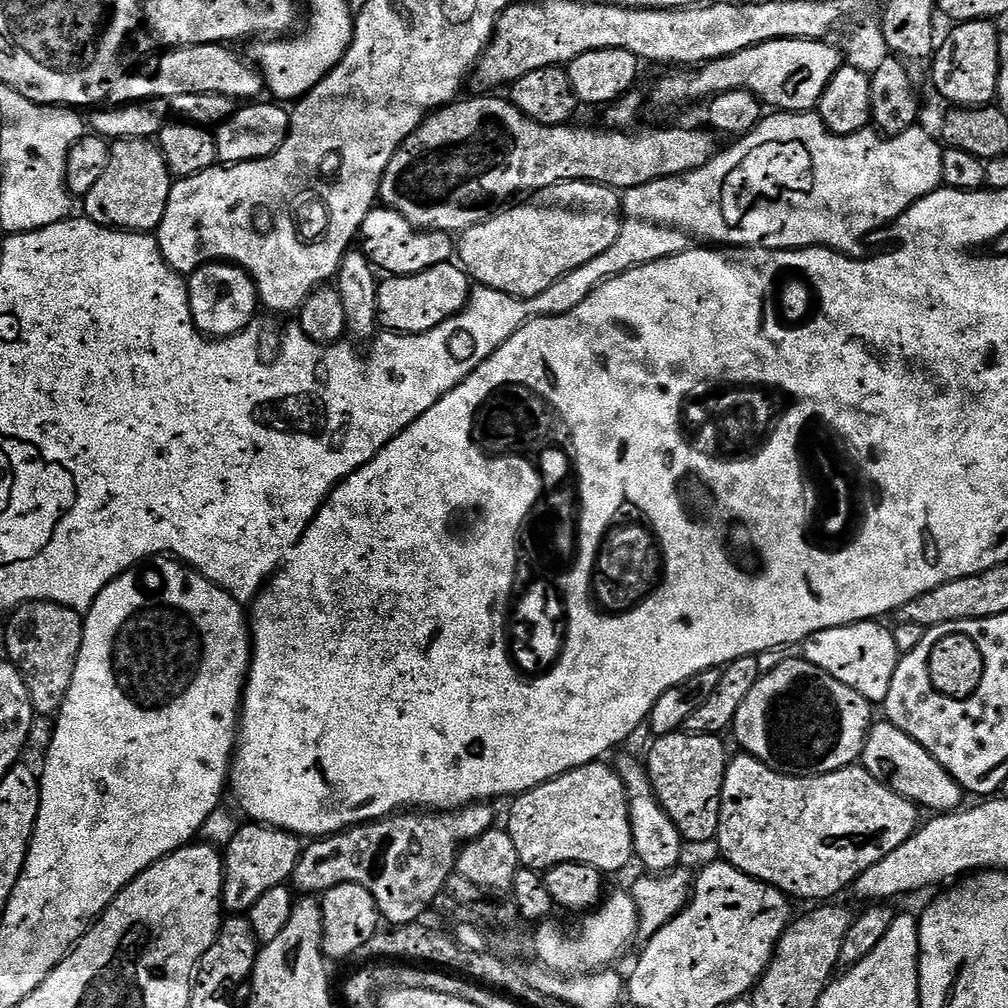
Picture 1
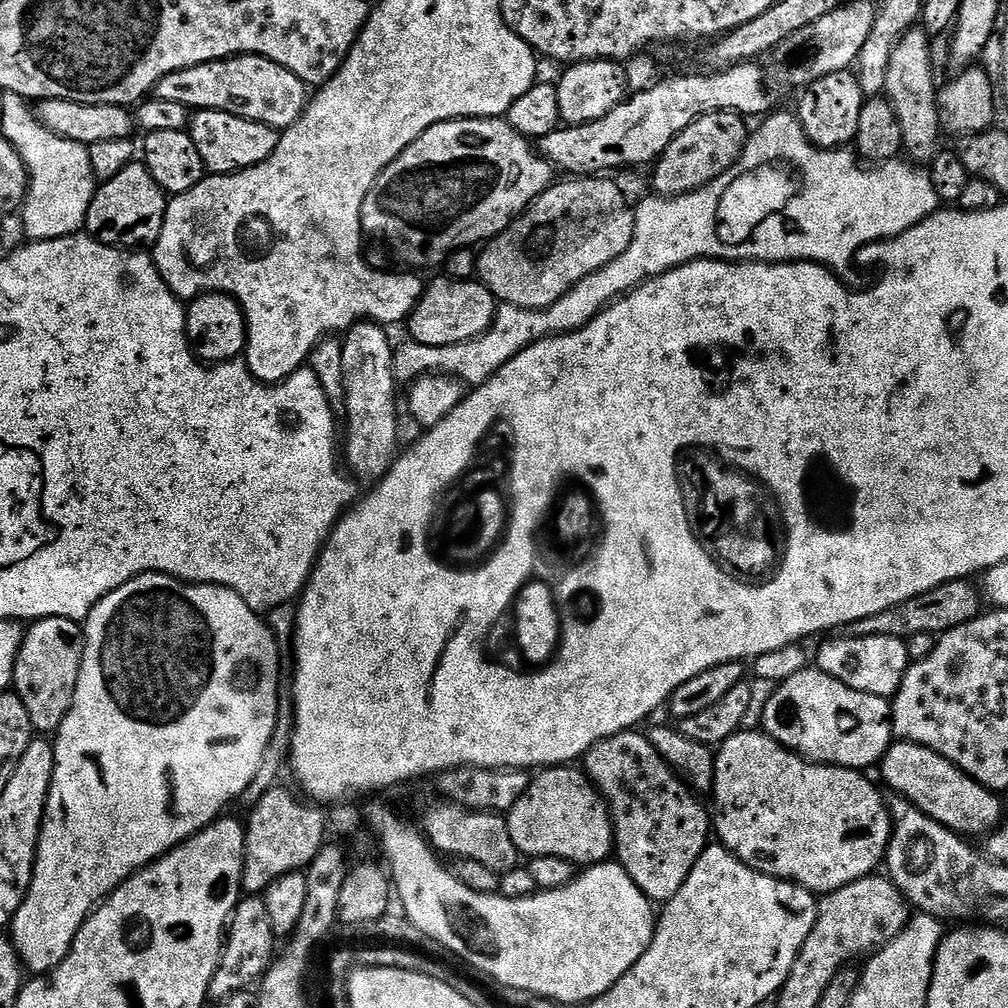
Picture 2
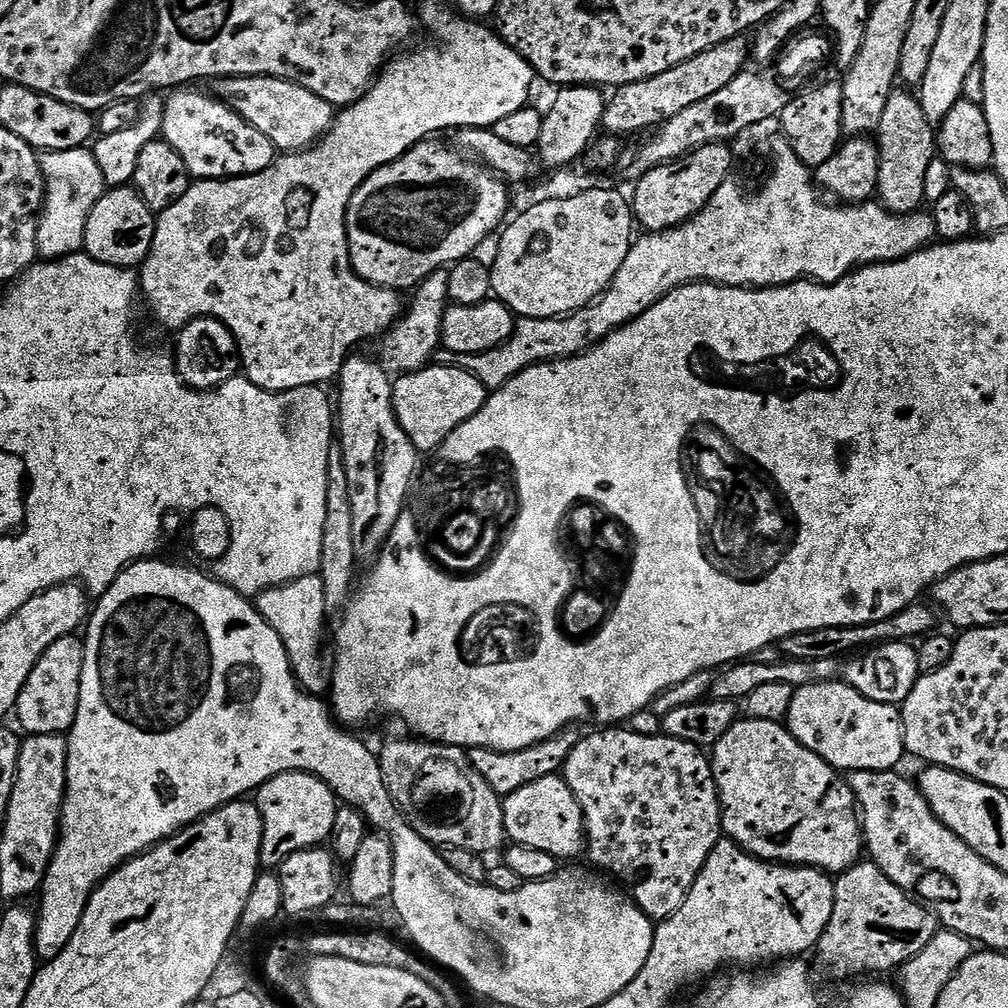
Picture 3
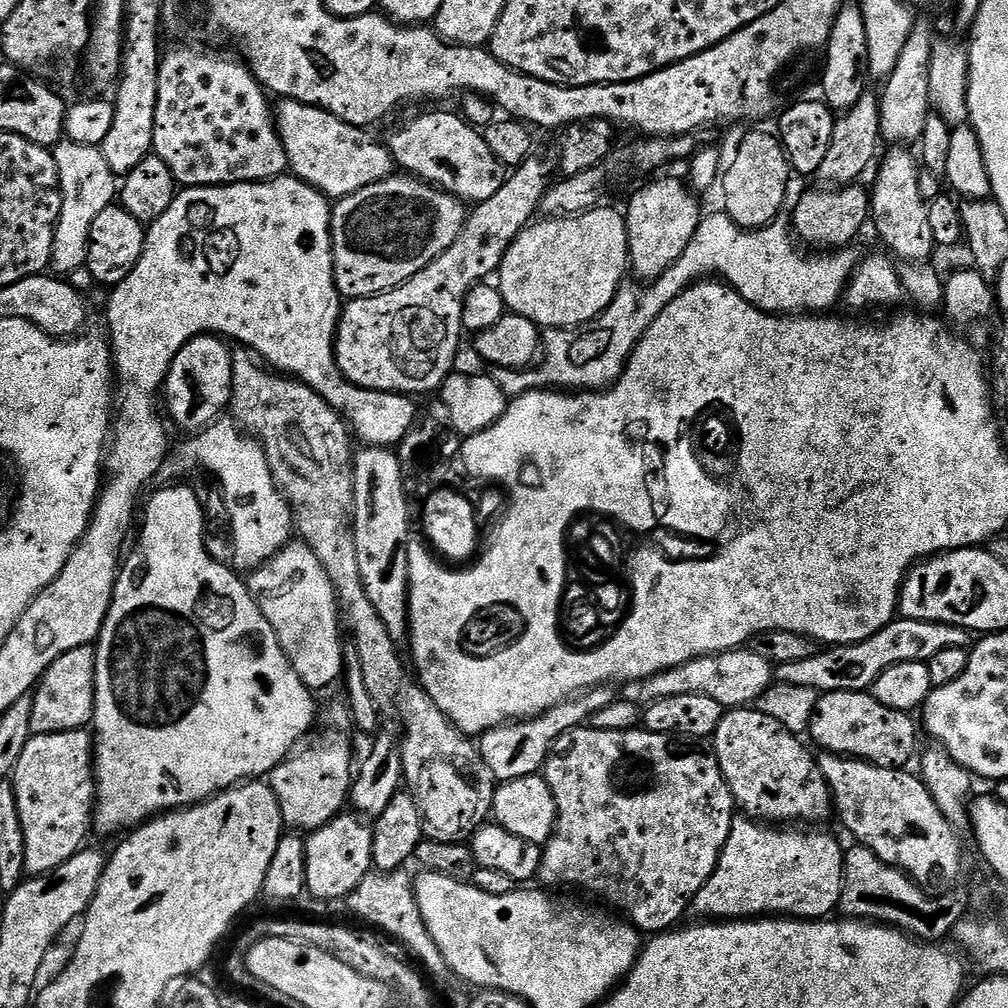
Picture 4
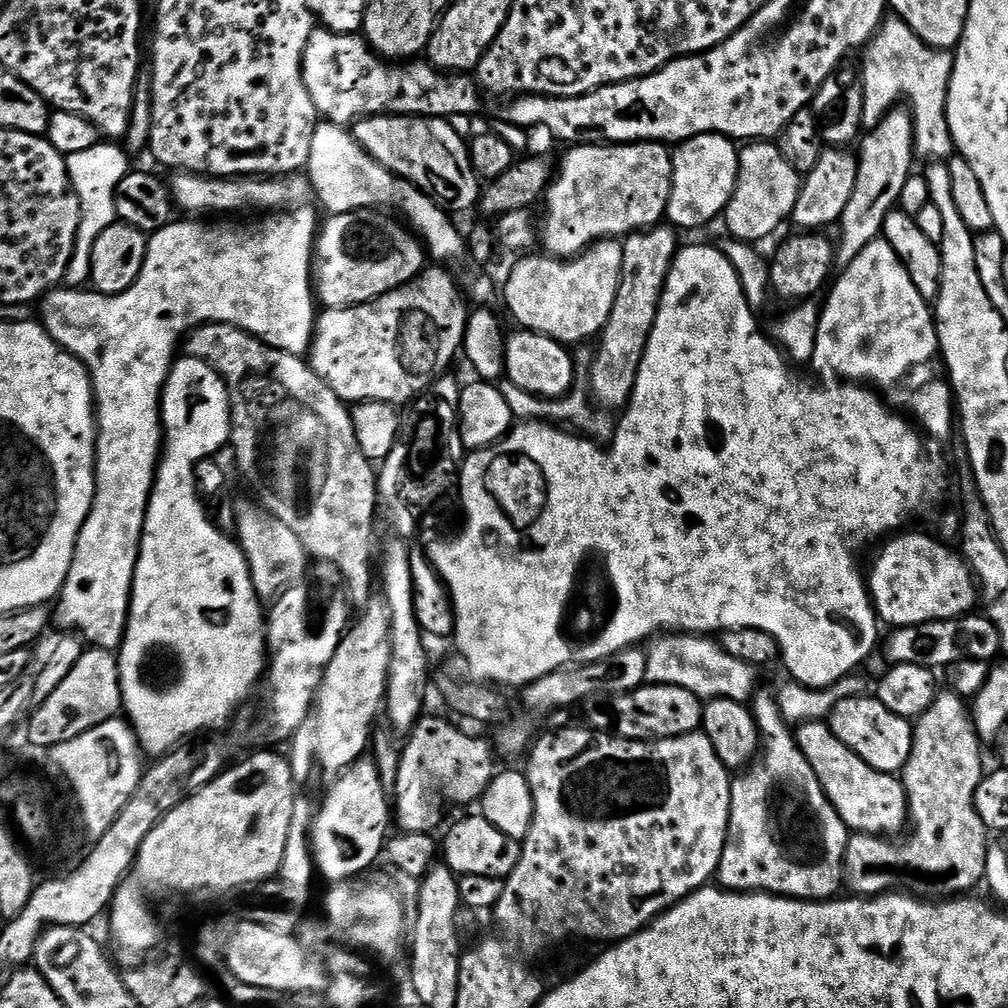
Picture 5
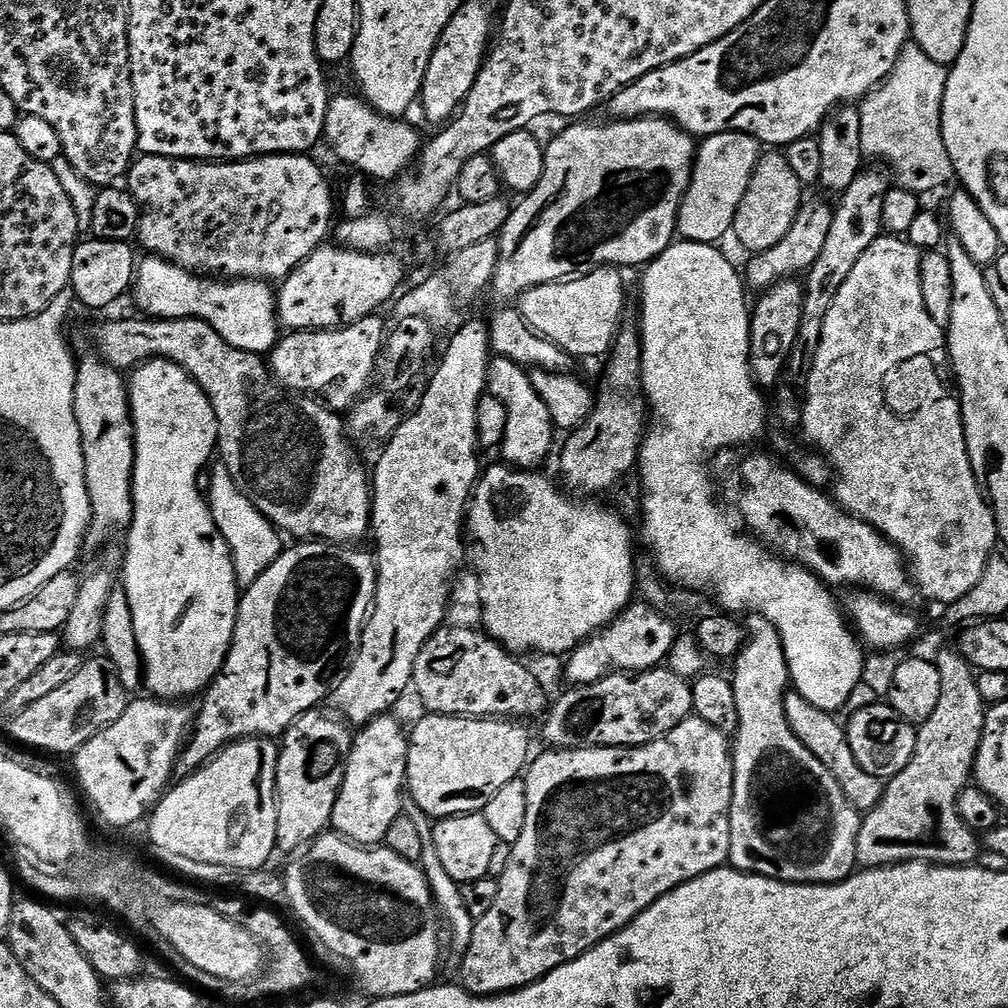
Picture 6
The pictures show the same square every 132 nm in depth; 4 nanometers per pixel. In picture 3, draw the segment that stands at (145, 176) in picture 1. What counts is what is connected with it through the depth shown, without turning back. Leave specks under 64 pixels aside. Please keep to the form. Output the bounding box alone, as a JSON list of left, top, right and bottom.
[83,187,157,269]

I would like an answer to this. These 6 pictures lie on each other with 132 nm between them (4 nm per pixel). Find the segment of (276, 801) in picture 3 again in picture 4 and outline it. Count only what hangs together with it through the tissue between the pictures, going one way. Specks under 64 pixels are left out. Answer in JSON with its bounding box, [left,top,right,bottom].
[270,732,353,834]

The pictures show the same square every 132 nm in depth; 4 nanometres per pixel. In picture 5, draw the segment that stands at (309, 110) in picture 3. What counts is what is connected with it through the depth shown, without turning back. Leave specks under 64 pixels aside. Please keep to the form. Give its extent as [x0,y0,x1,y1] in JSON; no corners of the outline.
[306,123,466,262]

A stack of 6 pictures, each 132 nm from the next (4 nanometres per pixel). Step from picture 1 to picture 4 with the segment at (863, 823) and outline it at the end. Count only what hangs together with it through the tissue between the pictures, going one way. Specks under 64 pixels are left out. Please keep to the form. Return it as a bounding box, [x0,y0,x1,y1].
[710,707,833,822]

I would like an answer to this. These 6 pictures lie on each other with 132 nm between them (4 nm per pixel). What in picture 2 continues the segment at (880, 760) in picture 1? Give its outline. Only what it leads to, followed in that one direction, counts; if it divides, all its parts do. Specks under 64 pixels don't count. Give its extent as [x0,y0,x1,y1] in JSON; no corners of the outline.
[878,742,1001,838]

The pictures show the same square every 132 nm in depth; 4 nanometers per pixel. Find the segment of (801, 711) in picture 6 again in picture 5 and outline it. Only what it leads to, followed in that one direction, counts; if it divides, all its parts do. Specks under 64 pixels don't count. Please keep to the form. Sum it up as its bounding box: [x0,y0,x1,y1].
[794,720,909,838]

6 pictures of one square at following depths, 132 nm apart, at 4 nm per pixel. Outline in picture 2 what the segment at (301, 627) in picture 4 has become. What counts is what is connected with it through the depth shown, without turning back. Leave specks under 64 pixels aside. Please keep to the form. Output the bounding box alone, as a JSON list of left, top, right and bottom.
[238,606,296,808]

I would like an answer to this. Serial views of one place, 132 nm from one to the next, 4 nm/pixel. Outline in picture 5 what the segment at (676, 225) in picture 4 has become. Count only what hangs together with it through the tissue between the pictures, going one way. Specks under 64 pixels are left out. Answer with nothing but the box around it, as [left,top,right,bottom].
[590,226,678,409]

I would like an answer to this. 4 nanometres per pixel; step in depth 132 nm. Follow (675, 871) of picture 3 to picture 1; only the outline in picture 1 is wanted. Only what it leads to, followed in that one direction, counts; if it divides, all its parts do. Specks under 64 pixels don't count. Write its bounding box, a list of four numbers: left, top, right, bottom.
[614,756,686,874]

